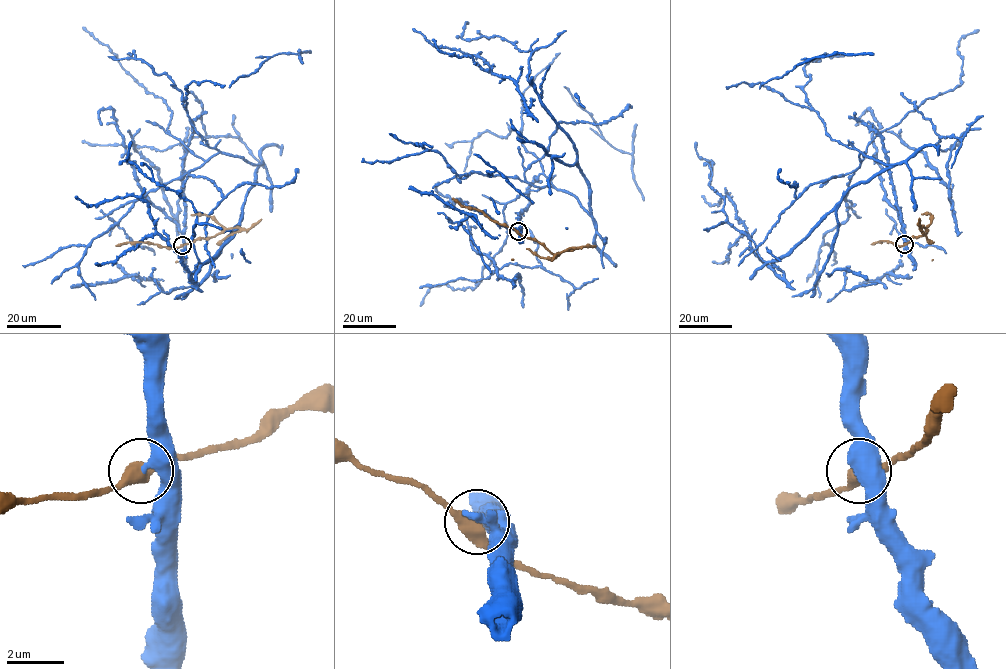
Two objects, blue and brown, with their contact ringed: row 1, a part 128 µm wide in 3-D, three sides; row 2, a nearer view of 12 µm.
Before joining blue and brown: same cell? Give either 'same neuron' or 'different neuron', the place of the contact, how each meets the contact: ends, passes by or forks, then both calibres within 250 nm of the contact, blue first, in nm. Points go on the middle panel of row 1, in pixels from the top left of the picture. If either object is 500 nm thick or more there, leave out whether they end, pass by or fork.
same neuron; at (518, 231); blue ends there; brown passes by; 400 nm thick on the blue side, 460 nm on the other

